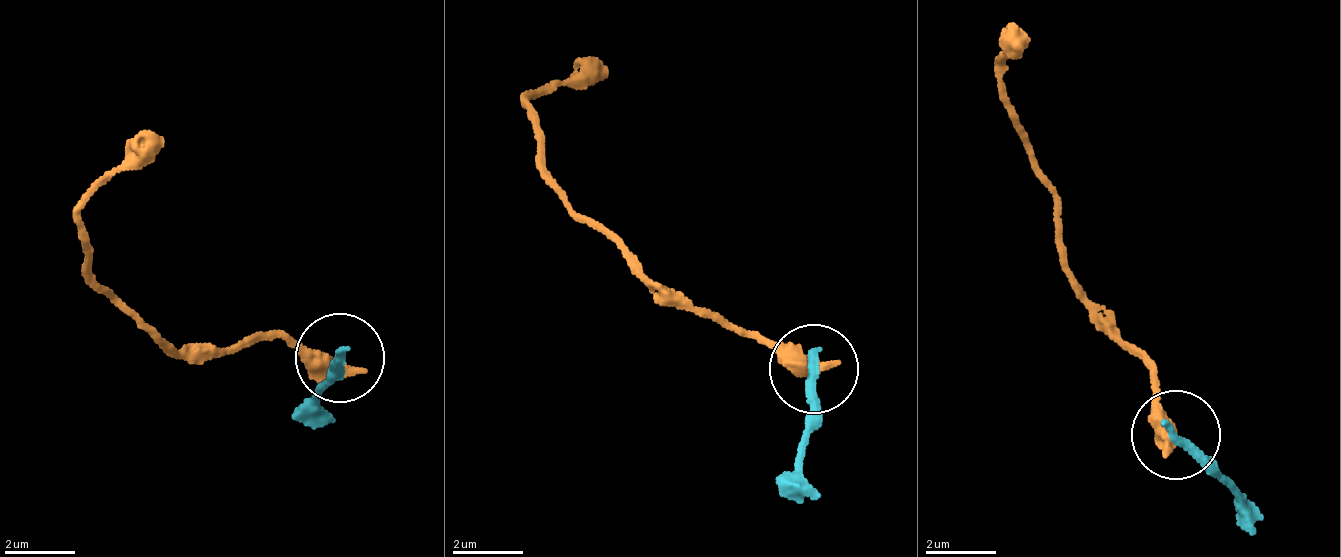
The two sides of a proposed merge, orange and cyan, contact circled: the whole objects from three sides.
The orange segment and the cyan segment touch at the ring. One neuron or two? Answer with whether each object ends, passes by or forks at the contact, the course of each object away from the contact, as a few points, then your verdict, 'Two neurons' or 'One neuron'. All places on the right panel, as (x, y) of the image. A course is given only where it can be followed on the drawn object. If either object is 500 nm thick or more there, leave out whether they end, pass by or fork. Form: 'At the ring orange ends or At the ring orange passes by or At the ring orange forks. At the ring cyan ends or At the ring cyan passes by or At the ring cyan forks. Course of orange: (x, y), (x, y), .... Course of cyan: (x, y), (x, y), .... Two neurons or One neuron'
Course of orange: (1173, 438), (1172, 424), (1142, 360), (1112, 329), (1065, 269), (1062, 200), (1034, 157), (1006, 65), (1020, 42). Course of cyan: (1173, 438), (1251, 516). Two neurons

